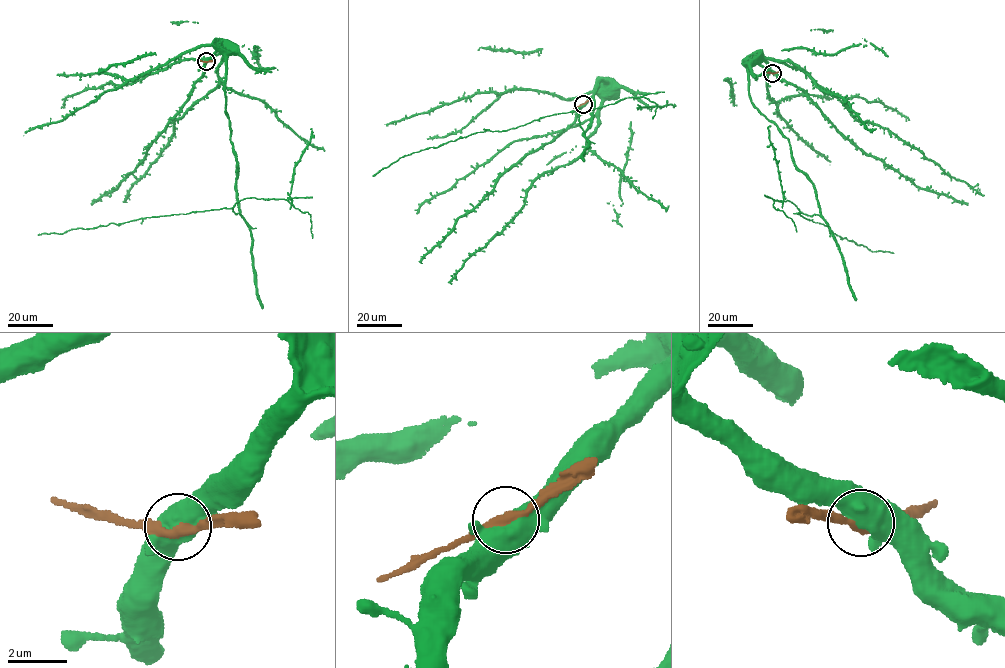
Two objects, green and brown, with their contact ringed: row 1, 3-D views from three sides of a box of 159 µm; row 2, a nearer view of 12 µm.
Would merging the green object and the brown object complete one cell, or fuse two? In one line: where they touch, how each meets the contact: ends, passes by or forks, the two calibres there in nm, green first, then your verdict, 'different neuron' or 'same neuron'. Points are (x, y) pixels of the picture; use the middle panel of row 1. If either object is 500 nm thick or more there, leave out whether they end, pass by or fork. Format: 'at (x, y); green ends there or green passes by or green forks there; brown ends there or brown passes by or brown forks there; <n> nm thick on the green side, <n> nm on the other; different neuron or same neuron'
at (583, 104); 800 nm thick on the green side, 280 nm on the other; different neuron

